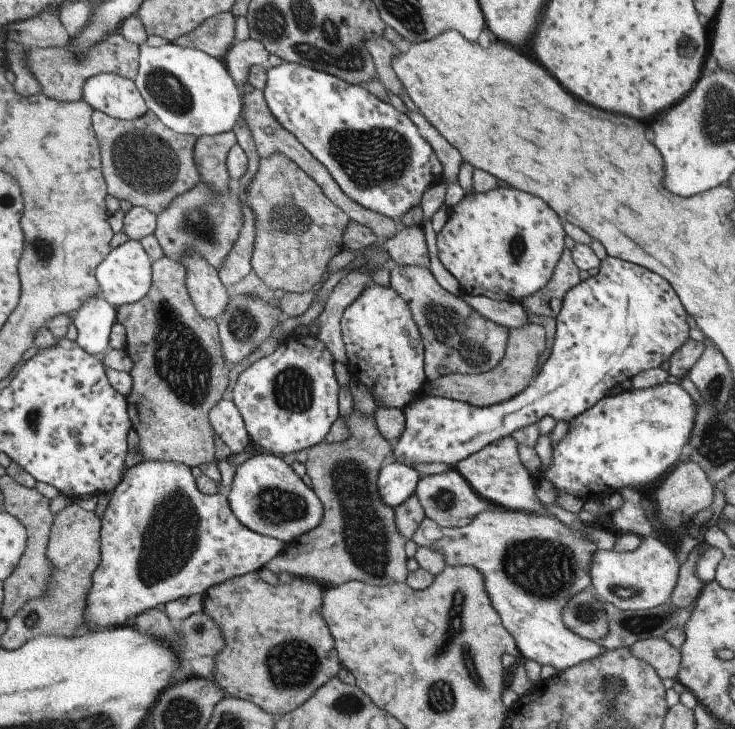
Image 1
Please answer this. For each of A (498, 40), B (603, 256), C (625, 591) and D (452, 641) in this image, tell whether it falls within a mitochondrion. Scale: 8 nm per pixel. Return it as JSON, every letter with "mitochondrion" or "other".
{"A":"other","B":"other","C":"mitochondrion","D":"mitochondrion"}

